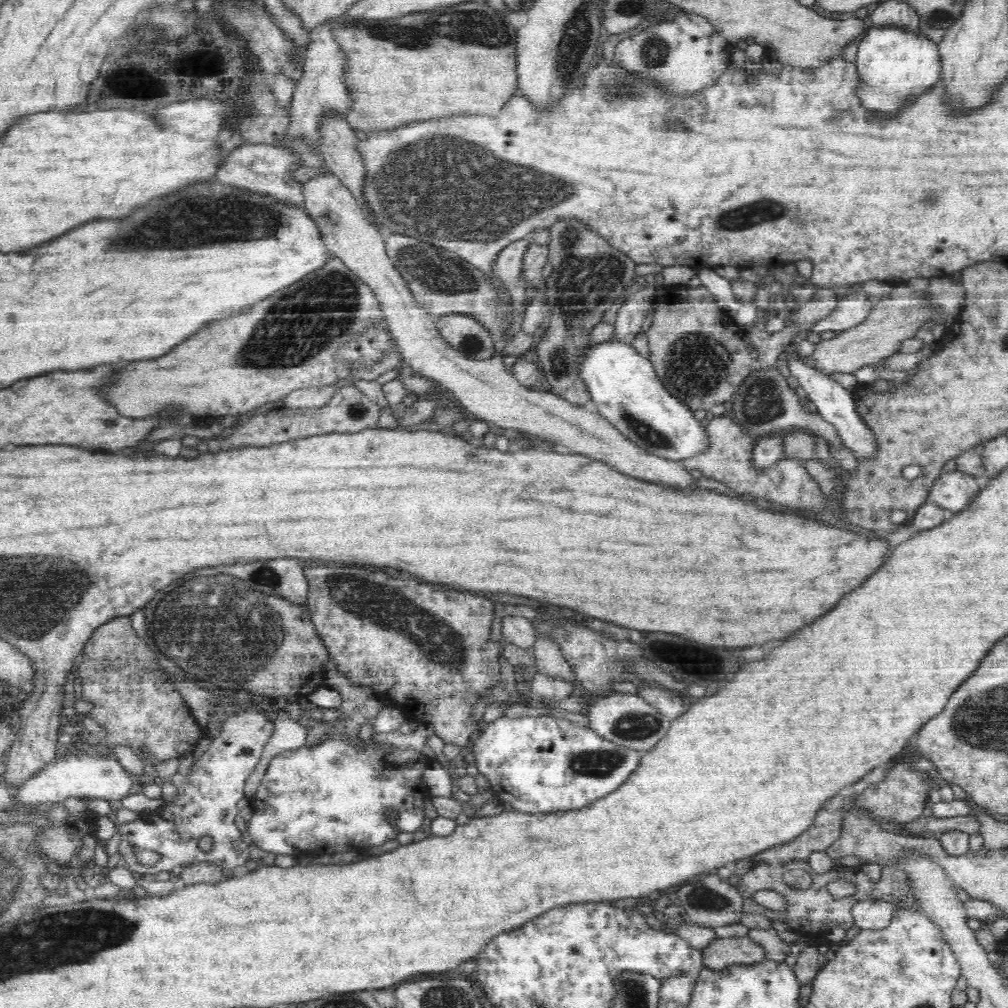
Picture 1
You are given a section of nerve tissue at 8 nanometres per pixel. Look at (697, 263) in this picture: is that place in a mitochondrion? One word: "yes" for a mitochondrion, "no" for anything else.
no

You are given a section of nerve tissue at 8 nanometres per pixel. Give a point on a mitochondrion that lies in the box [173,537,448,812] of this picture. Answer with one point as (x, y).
(266, 579)

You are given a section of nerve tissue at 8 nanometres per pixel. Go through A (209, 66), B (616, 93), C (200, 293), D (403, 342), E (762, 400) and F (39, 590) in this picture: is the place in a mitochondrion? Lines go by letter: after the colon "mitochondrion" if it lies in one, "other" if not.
A: other
B: mitochondrion
C: other
D: other
E: mitochondrion
F: mitochondrion

